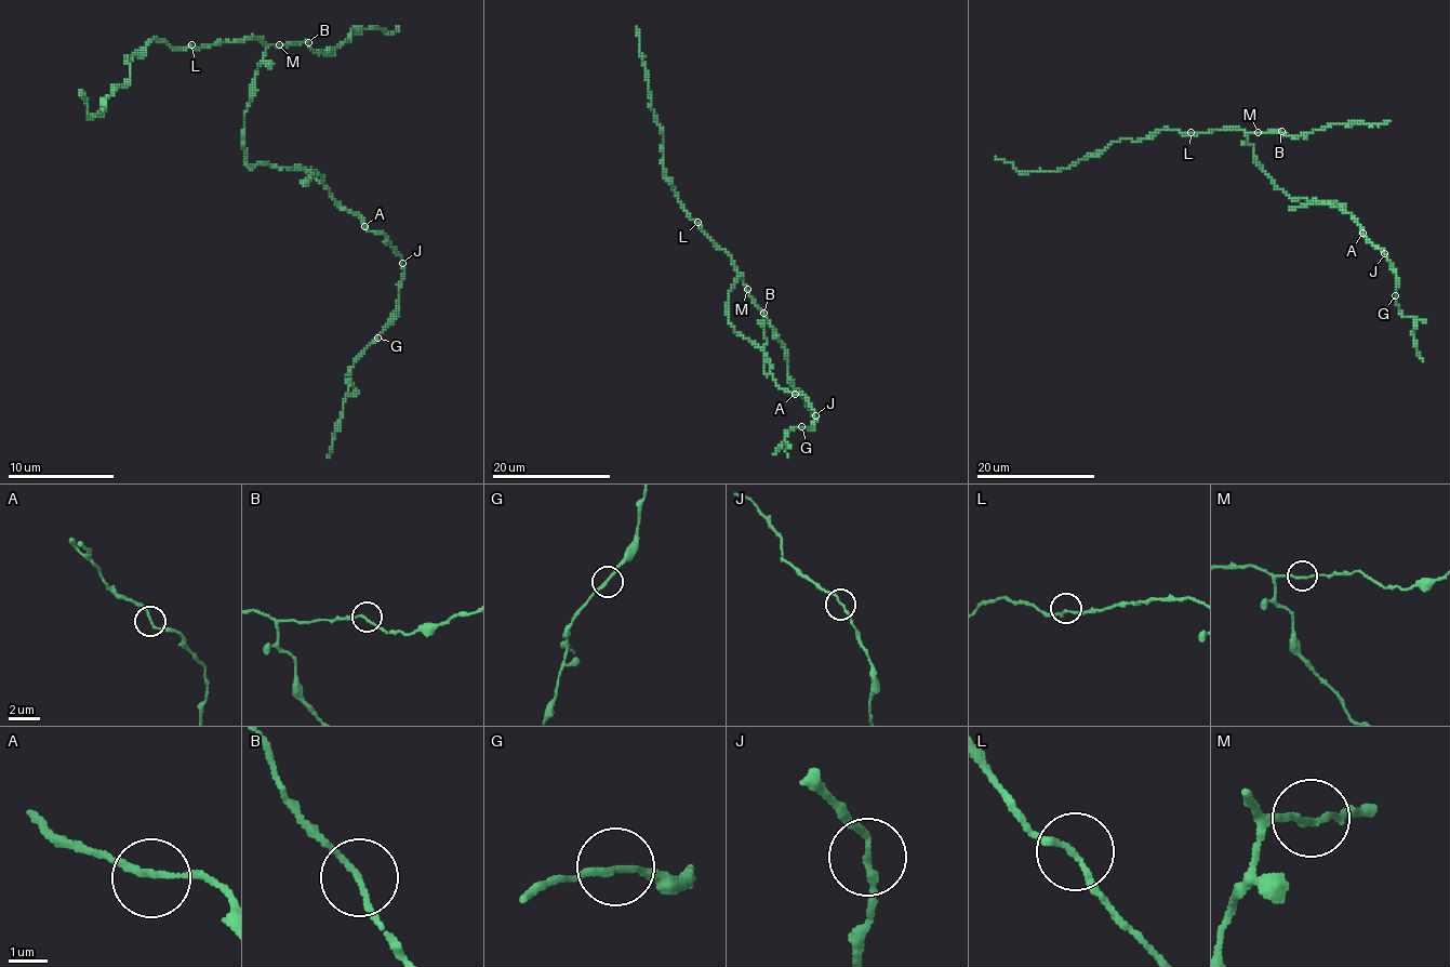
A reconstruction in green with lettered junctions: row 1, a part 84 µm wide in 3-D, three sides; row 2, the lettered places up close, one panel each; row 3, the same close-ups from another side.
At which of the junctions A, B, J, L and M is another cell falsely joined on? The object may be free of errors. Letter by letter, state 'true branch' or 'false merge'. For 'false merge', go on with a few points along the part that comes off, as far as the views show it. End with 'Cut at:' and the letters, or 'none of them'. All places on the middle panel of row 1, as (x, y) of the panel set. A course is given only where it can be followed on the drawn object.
A: true branch
B: true branch
J: false merge; foreign part runs (815, 416), (812, 428), (799, 426), (788, 431), (785, 446), (783, 445), (773, 454)
L: true branch
M: true branch
Cut at: J

